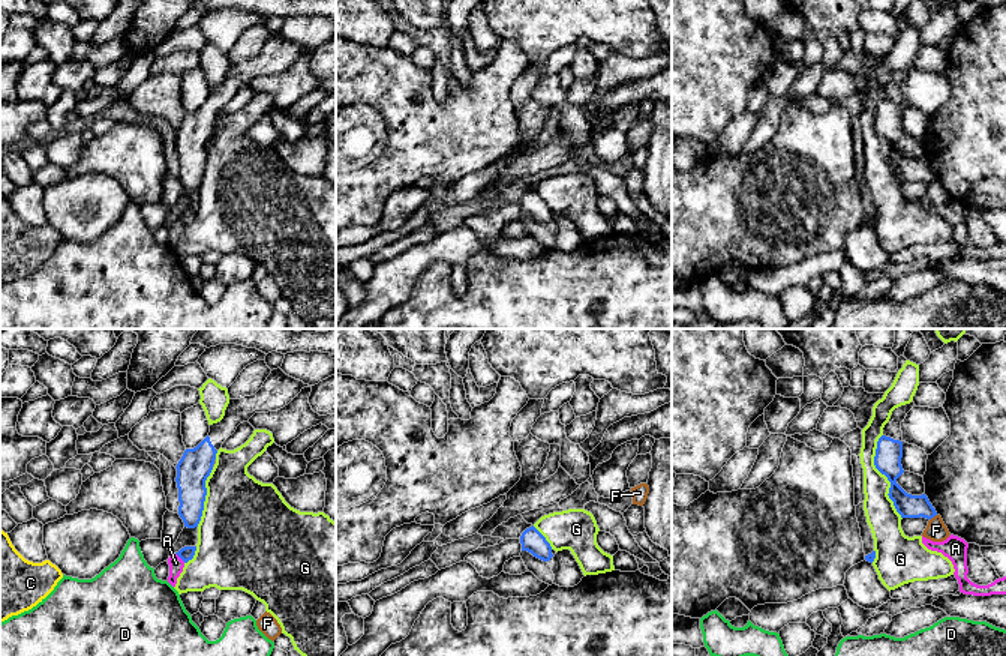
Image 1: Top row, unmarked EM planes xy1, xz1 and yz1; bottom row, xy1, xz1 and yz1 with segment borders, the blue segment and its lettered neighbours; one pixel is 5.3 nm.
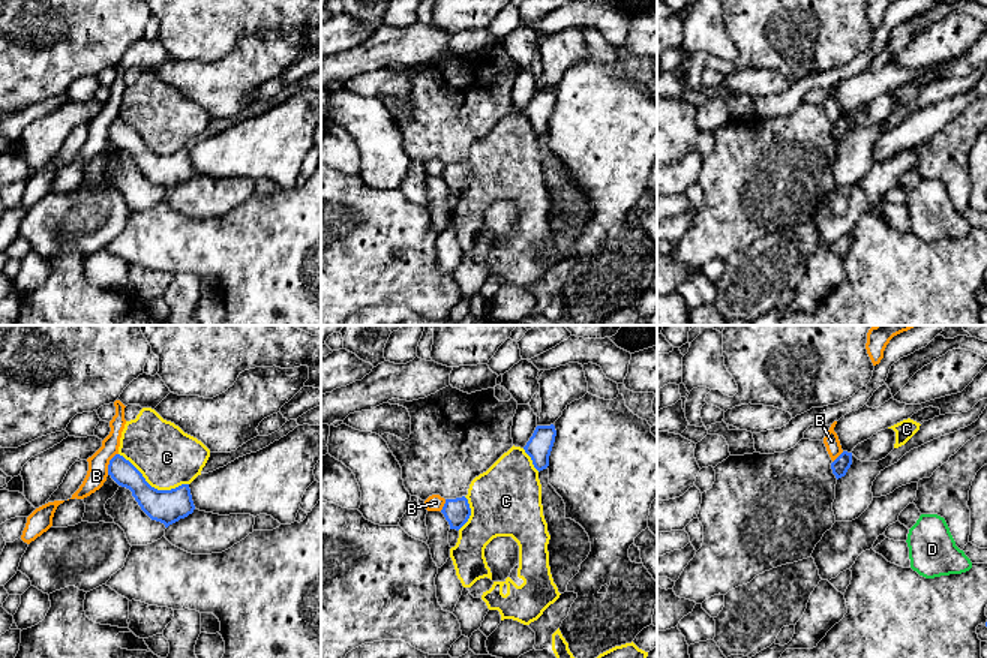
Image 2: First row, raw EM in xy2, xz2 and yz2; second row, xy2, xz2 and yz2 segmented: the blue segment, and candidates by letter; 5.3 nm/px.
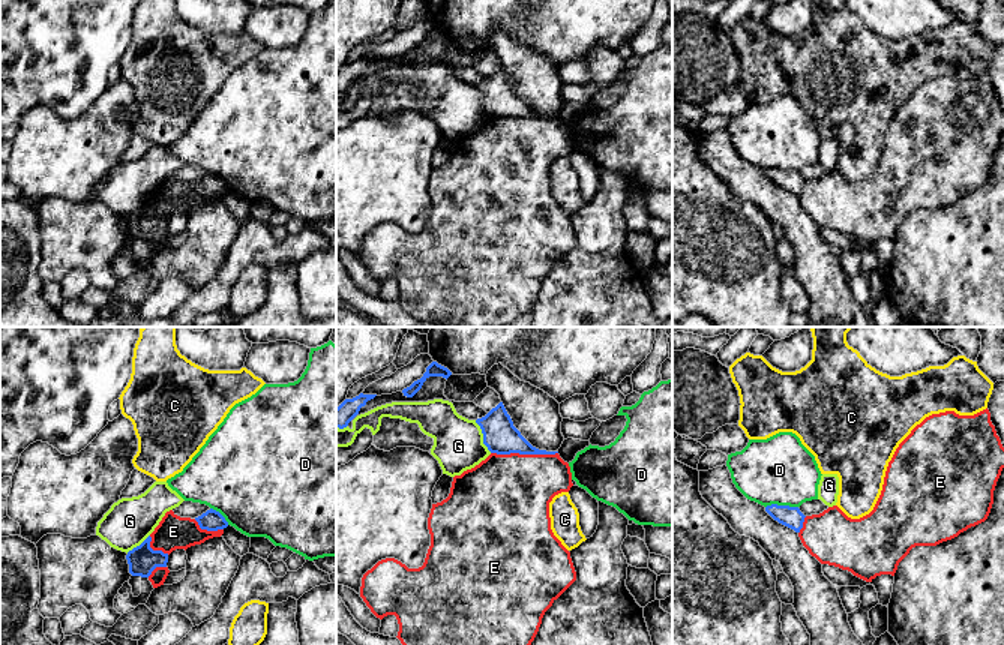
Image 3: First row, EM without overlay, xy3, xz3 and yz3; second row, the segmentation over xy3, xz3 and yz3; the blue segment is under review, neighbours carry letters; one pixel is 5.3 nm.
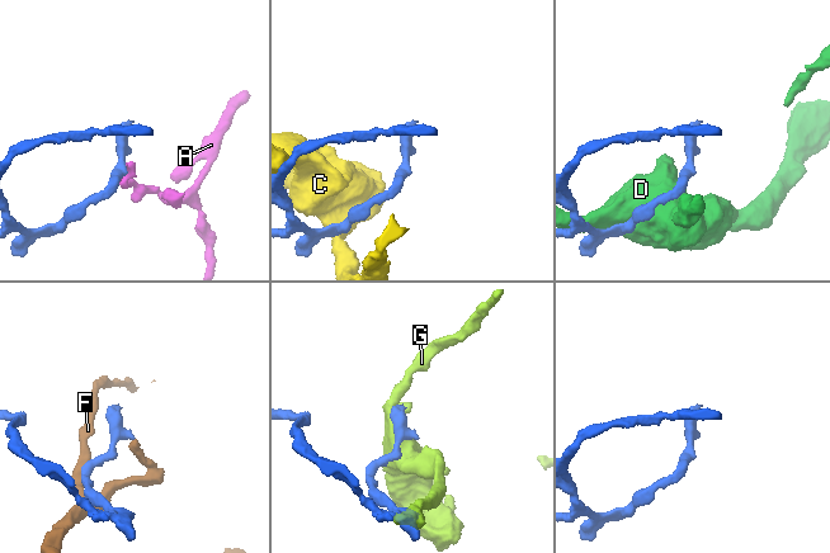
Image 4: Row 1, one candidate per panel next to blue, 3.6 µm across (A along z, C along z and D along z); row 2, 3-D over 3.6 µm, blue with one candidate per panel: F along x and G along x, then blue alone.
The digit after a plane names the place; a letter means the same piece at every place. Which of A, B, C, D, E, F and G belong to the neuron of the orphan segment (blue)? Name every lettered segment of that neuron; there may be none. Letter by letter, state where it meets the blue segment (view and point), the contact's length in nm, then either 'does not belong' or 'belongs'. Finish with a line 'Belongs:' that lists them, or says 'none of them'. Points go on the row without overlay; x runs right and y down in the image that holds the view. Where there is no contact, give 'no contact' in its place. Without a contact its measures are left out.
A: contact xy1 (180, 221); length 80 nm; does not belong
B: contact xy2 (110, 128); length 130 nm; does not belong
C: contact xy2 (153, 152); length 420 nm; does not belong
D: contact yz3 (781, 170); length 180 nm; does not belong
E: contact xz3 (524, 117); length 360 nm; does not belong
F: contact yz1 (933, 180); length 50 nm; does not belong
G: contact yz1 (885, 138); length 460 nm; does not belong
Belongs: none of them

